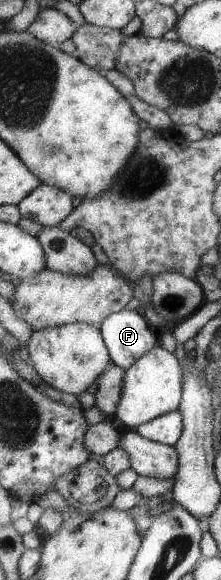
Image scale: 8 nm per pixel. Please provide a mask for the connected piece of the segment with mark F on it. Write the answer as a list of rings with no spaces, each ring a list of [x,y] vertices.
[[[142,309],[114,313],[101,327],[112,362],[125,370],[159,344],[158,335],[146,322]]]

